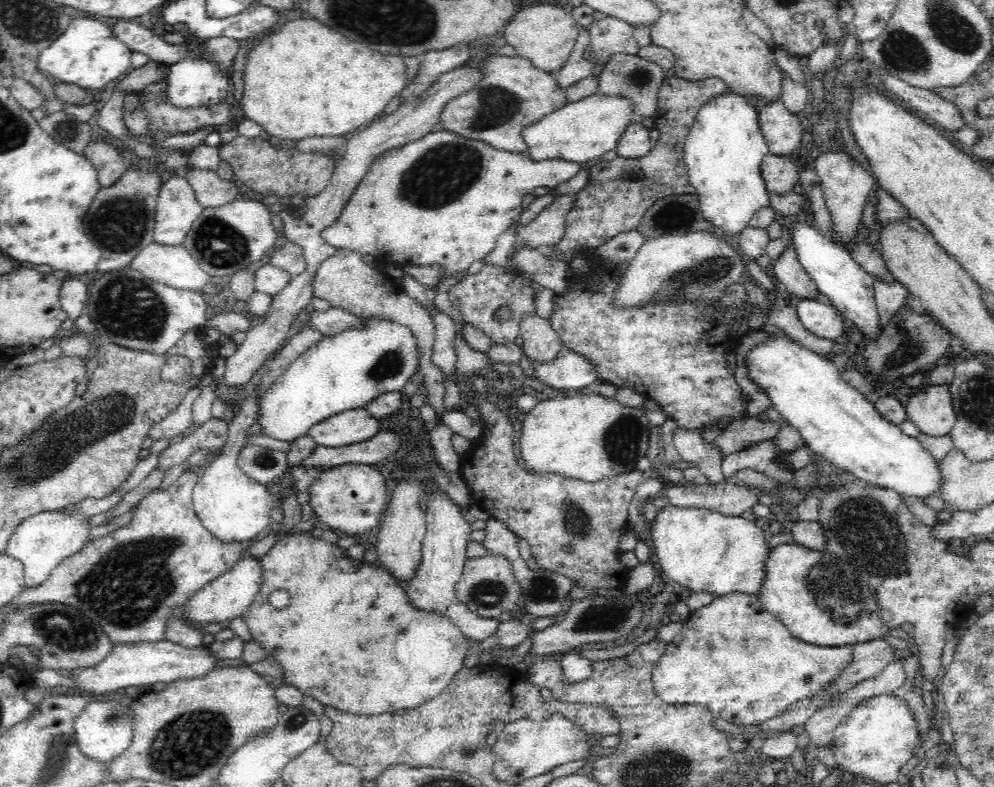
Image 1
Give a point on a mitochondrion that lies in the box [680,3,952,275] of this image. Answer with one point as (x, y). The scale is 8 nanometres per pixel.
(902, 51)

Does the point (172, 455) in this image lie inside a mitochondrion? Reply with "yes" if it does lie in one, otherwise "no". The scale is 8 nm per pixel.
no

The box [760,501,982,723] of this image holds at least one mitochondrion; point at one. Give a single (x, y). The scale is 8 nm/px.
(836, 590)

